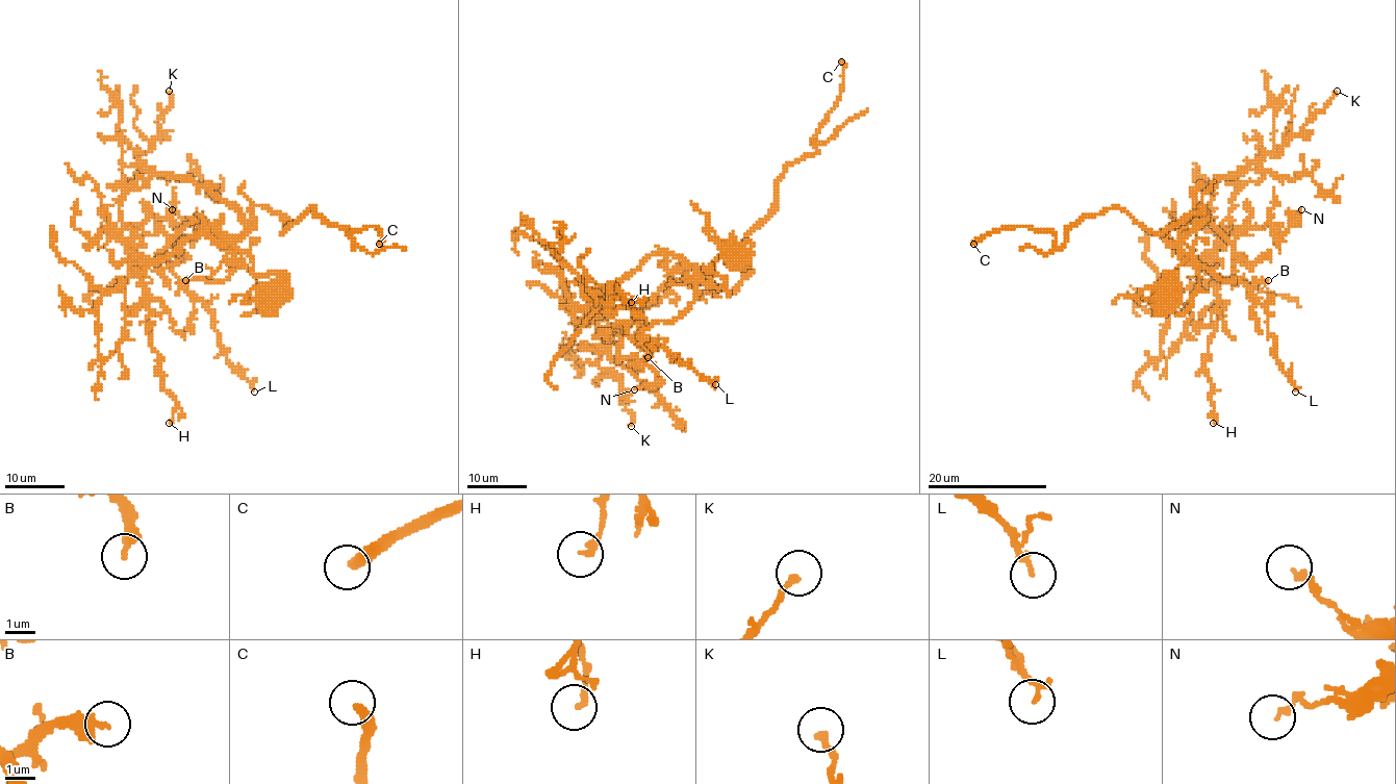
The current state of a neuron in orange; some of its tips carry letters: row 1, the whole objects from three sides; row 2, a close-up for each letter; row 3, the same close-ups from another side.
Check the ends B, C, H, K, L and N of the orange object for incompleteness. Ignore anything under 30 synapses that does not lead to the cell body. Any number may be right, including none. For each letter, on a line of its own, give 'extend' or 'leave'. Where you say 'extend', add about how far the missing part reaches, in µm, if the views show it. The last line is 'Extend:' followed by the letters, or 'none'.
B: leave
C: extend; missing 50 µm
H: leave
K: leave
L: leave
N: leave
Extend: C

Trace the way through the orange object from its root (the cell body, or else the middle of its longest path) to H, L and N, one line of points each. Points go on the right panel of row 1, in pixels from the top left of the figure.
H: (1161, 300), (1163, 279), (1187, 257), (1166, 235), (1206, 261), (1213, 278), (1219, 317), (1204, 358), (1213, 423)
L: (1161, 300), (1163, 279), (1187, 257), (1181, 249), (1219, 279), (1239, 279), (1264, 307), (1277, 361), (1295, 392)
N: (1161, 300), (1191, 221), (1232, 242), (1267, 220), (1280, 237), (1301, 209)

